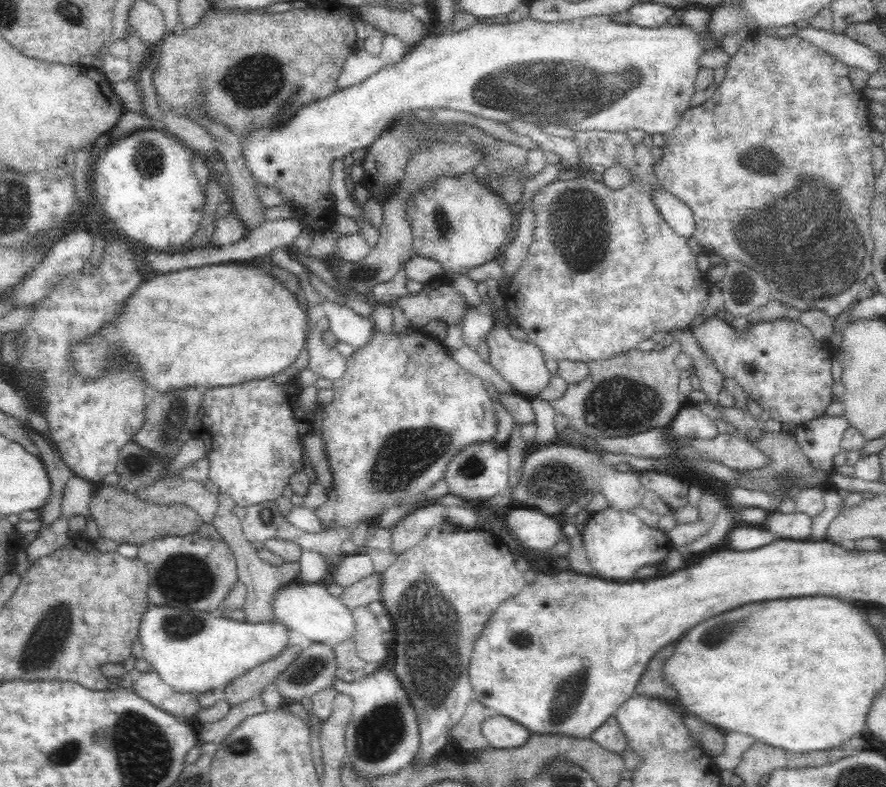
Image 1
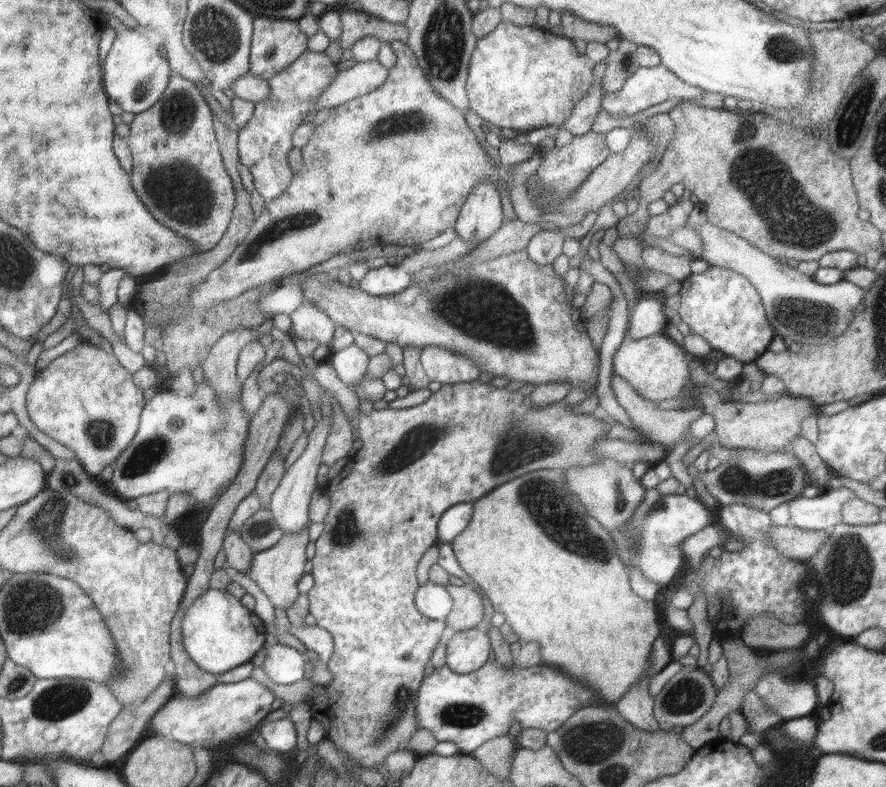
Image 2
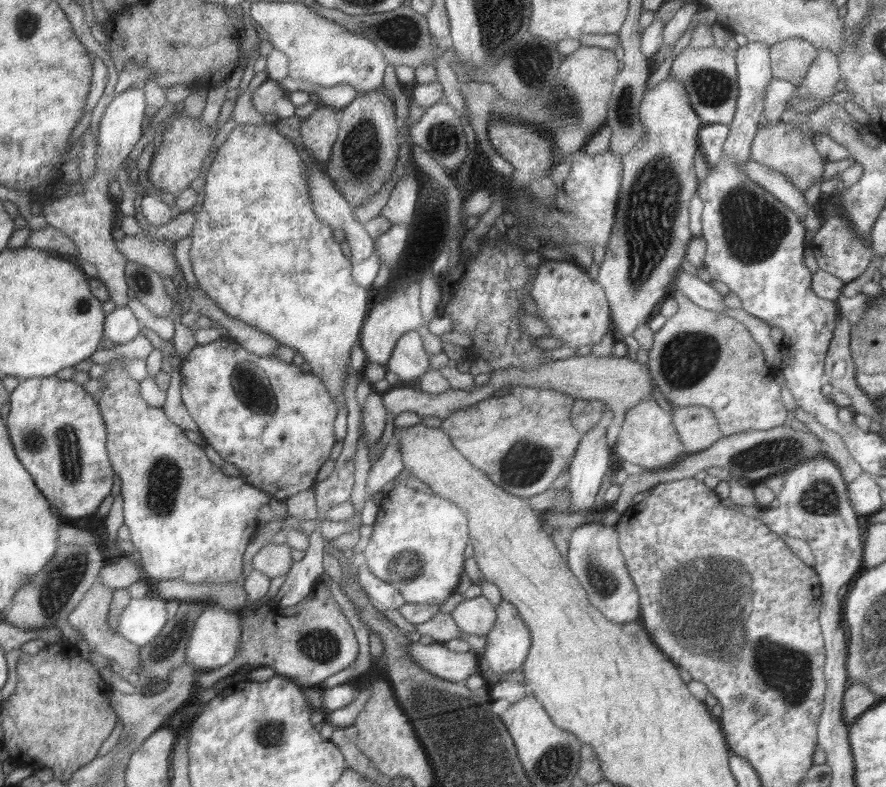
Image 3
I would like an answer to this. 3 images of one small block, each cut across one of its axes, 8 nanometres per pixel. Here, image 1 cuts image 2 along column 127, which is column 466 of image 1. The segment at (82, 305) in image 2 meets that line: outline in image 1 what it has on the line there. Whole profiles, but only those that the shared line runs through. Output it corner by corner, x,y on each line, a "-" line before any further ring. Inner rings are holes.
461,344
458,350
451,351
452,359
471,374
478,376
482,382
493,384
496,390
503,394
515,394
516,390
506,382
500,373
490,363
484,362
477,350

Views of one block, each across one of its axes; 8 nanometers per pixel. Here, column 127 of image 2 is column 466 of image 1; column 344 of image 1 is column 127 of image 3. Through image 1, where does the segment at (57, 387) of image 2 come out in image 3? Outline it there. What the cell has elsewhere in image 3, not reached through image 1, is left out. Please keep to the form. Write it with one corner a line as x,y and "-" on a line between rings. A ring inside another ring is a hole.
120,359
112,360
107,364
106,371
101,377
103,380
102,390
99,392
99,396
96,397
100,412
102,413
102,418
104,423
106,423
106,431
108,431
108,440
106,440
106,451
108,451
108,457
110,457
110,463
112,463
112,471
116,473
115,475
122,481
122,491
121,495
124,499
124,522
128,526
131,534
131,542
133,546
140,552
141,569
143,573
148,578
156,578
156,580
172,580
178,578
186,582
198,584
202,582
215,583
221,585
225,588
227,582
238,583
243,585
246,580
243,577
244,573
244,563
242,563
242,558
244,558
245,550
247,546
251,543
251,538
254,534
260,531
258,523
258,513
261,511
260,508
264,505
269,504
271,498
268,498
268,493
251,486
242,476
231,477
224,472
221,468
215,466
206,455
205,450
198,444
194,444
188,440
185,436
184,430
173,424
167,417
165,410
163,408
150,406
142,395
140,394
140,380
133,379
125,369
125,366
121,363

